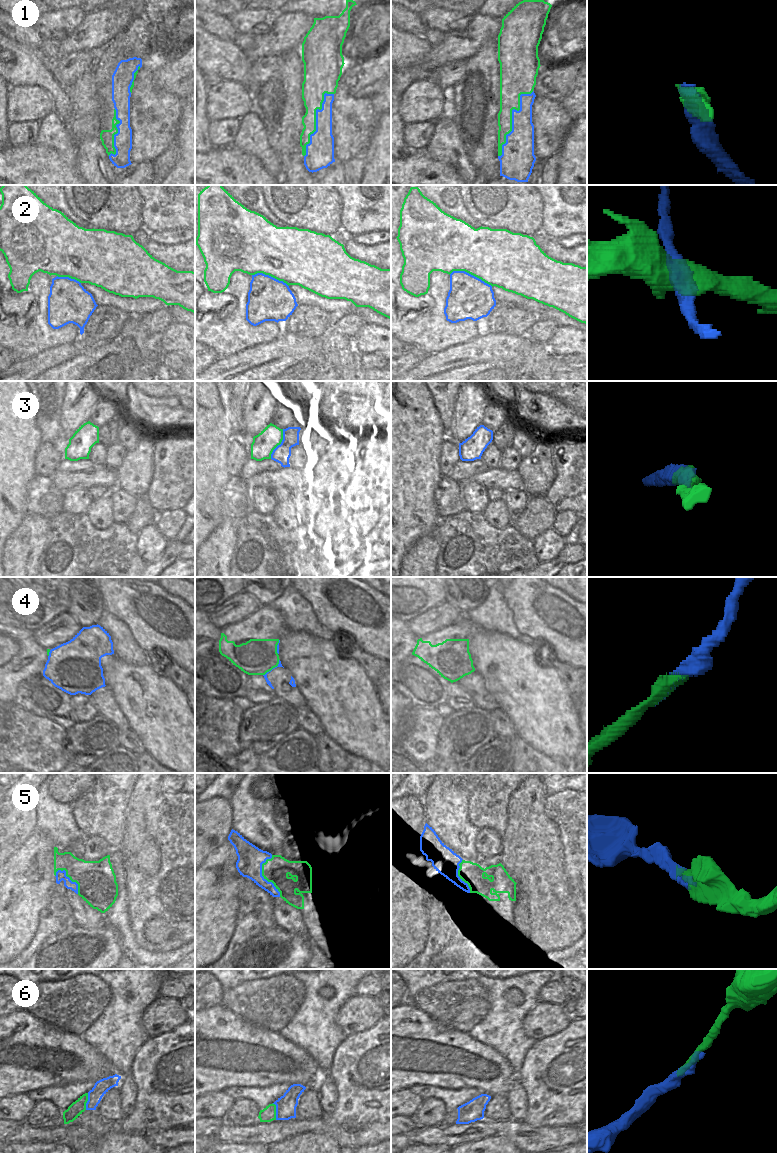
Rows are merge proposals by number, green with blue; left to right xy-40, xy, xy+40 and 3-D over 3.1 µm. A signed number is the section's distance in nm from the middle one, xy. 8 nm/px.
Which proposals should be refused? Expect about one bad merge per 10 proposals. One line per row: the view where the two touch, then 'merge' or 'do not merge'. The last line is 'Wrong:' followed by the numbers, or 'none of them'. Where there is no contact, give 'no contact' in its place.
1: meets green in xy+40; merge
2: meets green in xy+40; merge
3: meets green in xy; merge
4: meets green in xy; merge
5: meets green in xy; merge
6: meets green in xy; merge
Wrong: none of them

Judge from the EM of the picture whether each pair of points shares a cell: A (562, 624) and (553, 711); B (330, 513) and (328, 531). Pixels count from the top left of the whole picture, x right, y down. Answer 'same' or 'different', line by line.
A: different
B: same

